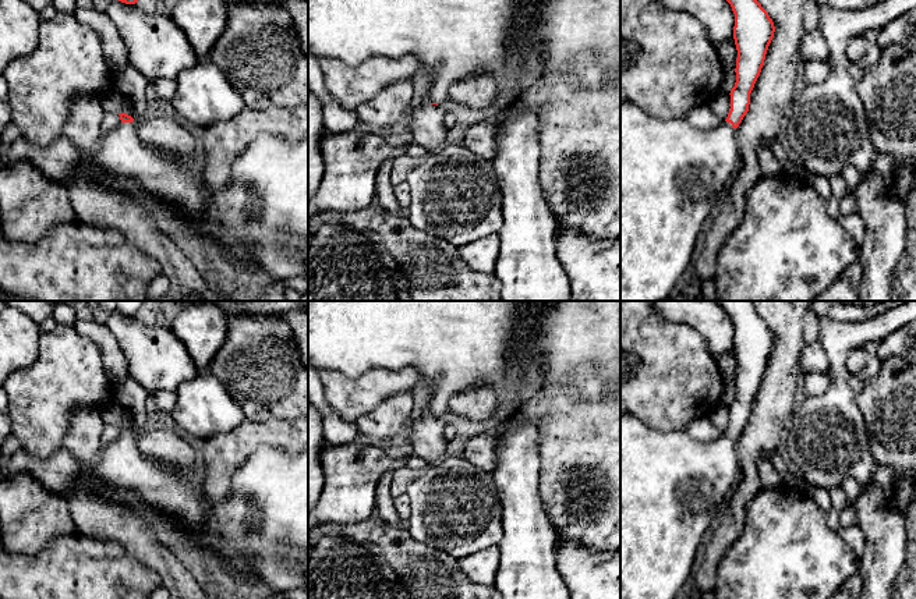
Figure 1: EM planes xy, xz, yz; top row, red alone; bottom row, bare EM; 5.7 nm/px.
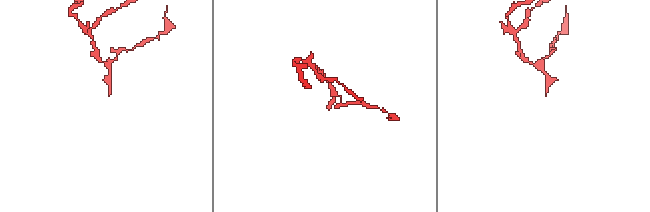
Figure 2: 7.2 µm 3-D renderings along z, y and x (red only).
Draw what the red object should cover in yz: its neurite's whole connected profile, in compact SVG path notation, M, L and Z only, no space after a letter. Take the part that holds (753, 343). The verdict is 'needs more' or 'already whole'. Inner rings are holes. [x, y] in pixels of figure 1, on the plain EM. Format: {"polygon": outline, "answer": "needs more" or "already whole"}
{"polygon": "M751 301L712 302L731 316L735 326L736 394L729 405L731 422L726 432L719 439L700 442L689 436L686 430L659 432L633 415L620 415L620 599L676 598L690 574L696 571L694 557L703 535L740 471L736 440L749 423L750 405L764 378L775 339Z", "answer": "needs more"}

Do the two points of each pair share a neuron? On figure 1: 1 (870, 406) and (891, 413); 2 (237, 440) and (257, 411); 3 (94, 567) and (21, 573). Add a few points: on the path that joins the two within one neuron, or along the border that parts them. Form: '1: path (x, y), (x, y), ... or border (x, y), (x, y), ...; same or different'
1: path (876, 406), (886, 407); same
2: border (246, 418), (255, 421), (285, 419); different
3: path (75, 573), (39, 573); same

